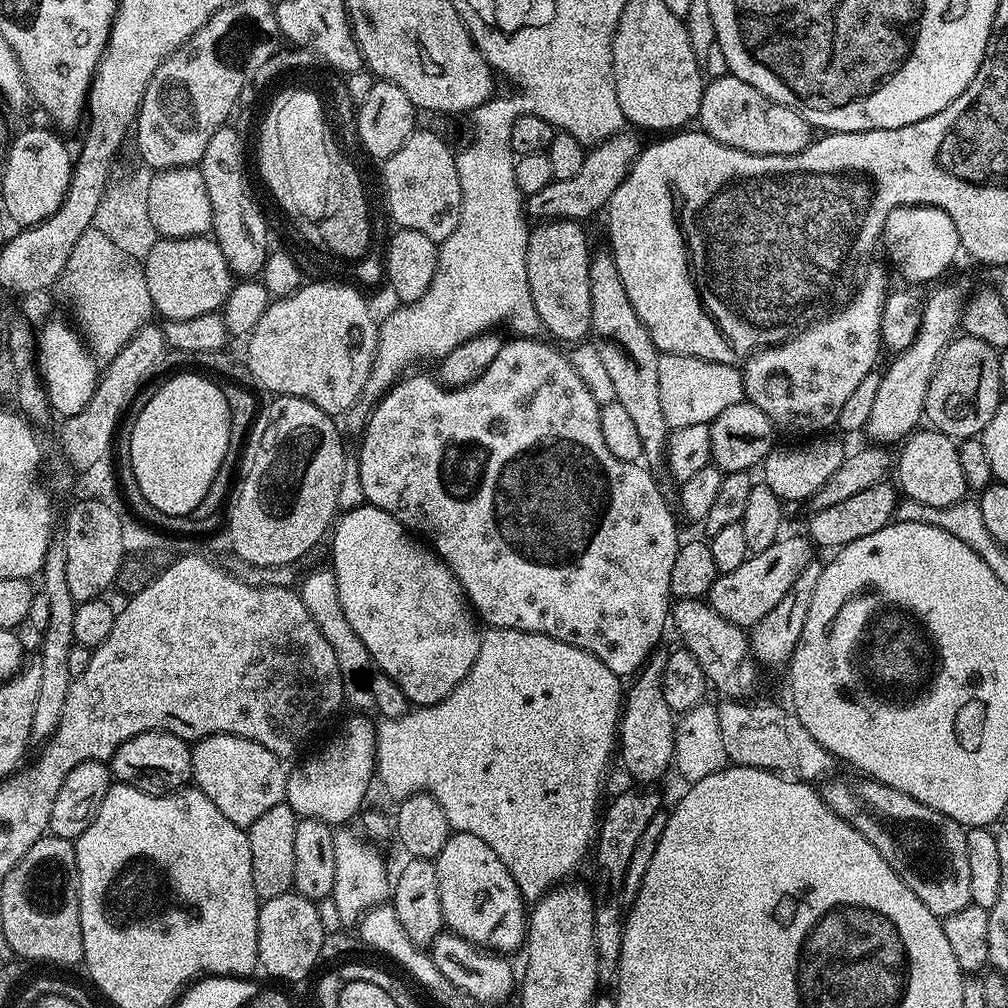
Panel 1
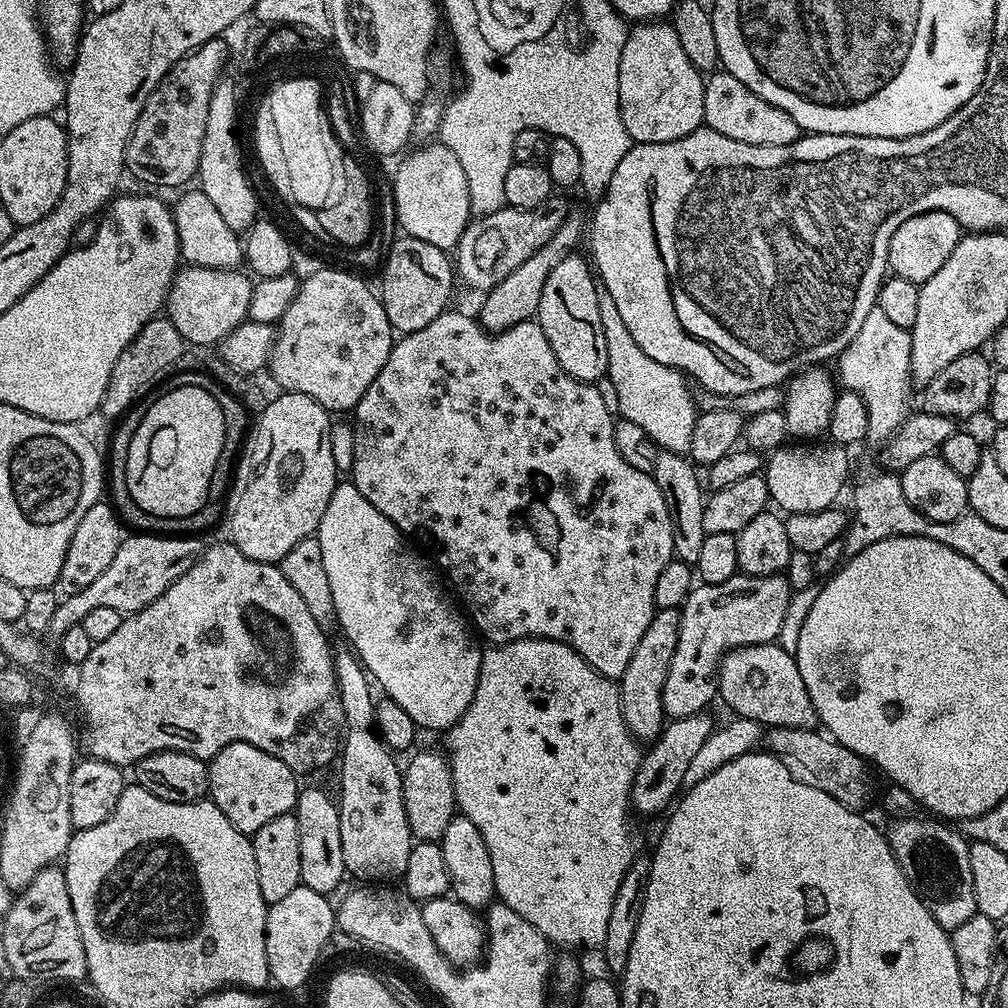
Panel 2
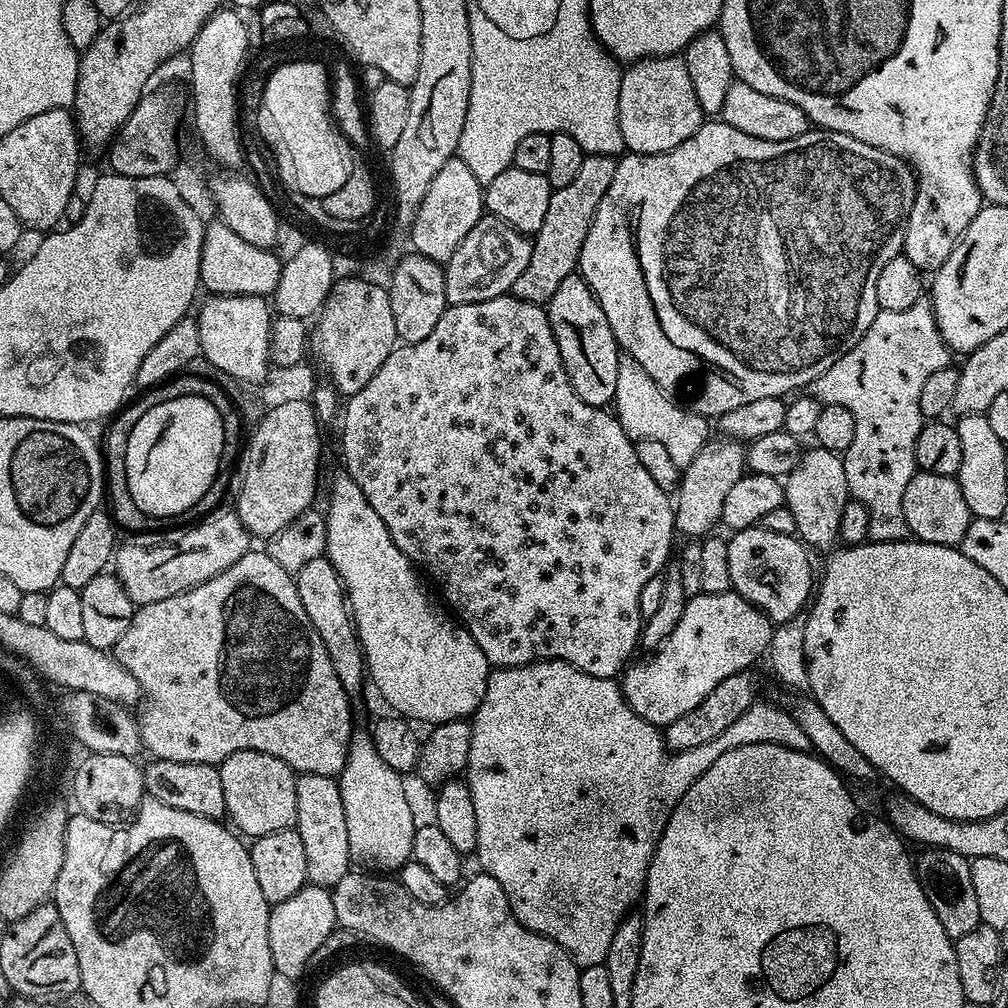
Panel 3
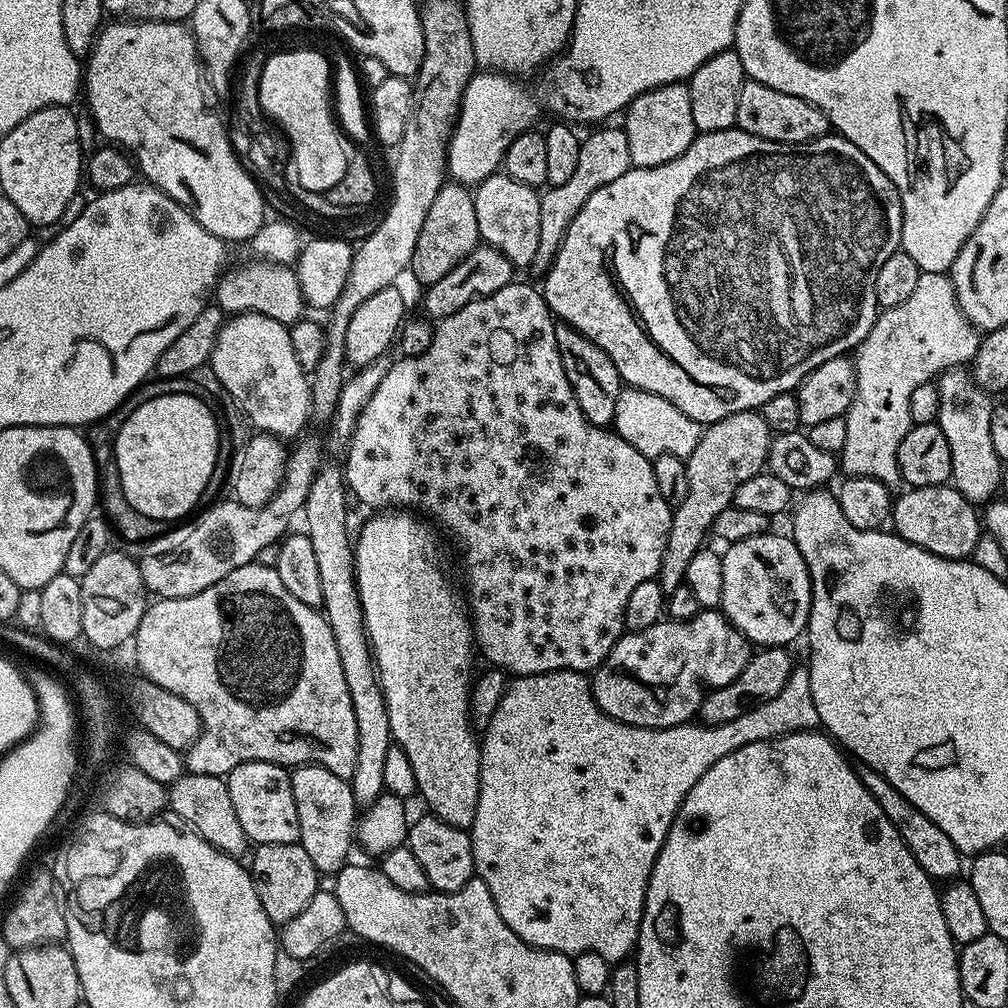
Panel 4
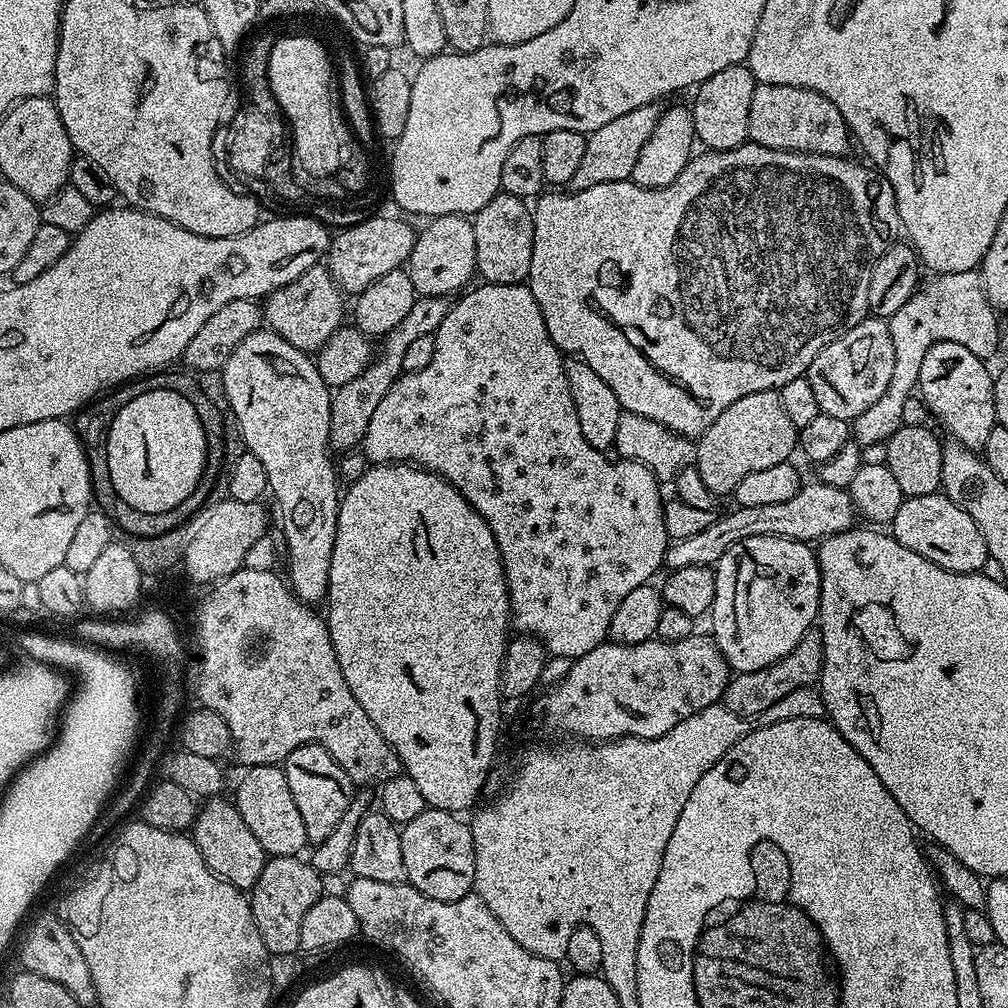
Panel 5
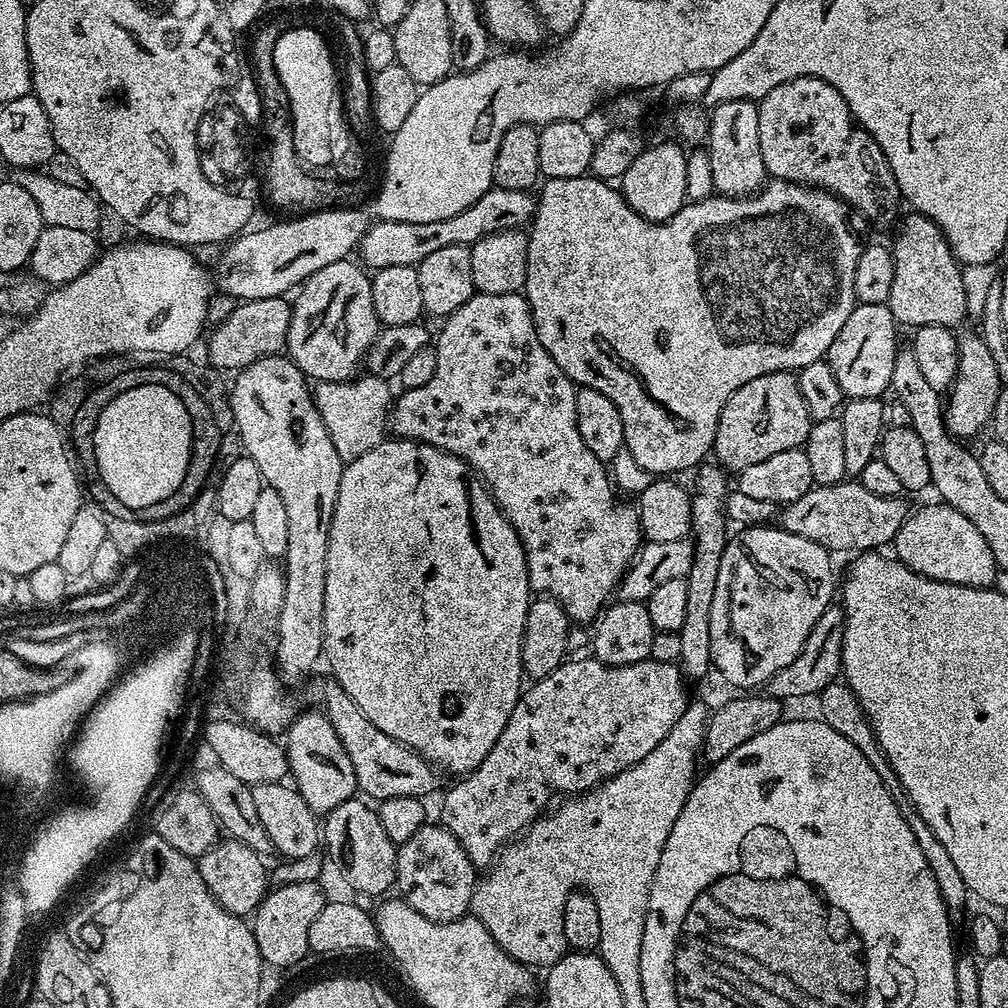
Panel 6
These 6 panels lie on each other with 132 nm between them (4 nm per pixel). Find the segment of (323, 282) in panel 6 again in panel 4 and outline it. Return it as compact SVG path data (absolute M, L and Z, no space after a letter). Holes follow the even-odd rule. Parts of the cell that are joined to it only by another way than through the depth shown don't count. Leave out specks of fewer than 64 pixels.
M267 262L256 263L260 264L248 264L237 272L229 271L216 286L214 303L225 314L253 312L266 318L274 318L274 322L289 326L295 324L306 312L304 295L298 286L295 267Z

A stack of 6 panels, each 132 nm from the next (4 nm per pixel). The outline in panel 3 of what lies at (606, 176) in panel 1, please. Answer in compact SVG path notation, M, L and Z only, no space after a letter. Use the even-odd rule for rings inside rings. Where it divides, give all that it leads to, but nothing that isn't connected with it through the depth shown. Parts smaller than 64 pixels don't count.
M485 214L479 222L462 238L458 250L454 250L448 263L443 265L446 282L446 298L449 304L469 304L486 302L511 293L518 274L526 270L532 253L532 240L518 229L508 225L499 217Z

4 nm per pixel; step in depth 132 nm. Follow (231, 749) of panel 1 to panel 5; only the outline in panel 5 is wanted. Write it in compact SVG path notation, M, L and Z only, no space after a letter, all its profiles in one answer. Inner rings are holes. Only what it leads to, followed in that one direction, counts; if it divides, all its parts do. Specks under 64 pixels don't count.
M257 764L249 767L236 788L234 803L238 814L250 826L254 838L258 838L262 850L269 857L300 856L303 848L309 847L306 826L302 814L294 803L294 794L290 794L290 782L286 782L283 767L275 764Z

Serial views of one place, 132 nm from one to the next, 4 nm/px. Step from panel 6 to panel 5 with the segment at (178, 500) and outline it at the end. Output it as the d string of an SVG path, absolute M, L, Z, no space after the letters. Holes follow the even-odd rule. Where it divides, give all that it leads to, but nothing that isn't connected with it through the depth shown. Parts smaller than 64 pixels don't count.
M157 370L151 374L145 374L127 384L121 384L119 388L113 388L107 394L101 395L92 401L91 404L84 405L74 416L74 427L76 436L80 439L80 445L84 447L84 457L88 460L88 469L92 479L92 498L95 507L108 515L113 525L117 529L121 528L124 536L137 536L138 538L156 538L159 535L166 534L174 530L180 524L185 524L191 519L193 513L199 511L206 501L213 495L212 487L216 484L216 475L224 464L224 412L217 406L215 399L206 393L200 392L195 396L198 384L187 371L172 372L176 370ZM188 376L189 377L188 377ZM192 378L192 380L191 380ZM152 388L175 388L176 391L189 398L194 397L196 413L202 422L202 430L206 434L206 446L208 447L208 465L204 468L204 473L200 479L199 486L186 498L186 502L174 510L166 510L158 514L146 514L142 510L134 510L118 498L118 490L114 490L114 482L110 482L110 466L106 458L106 438L110 430L110 422L122 410L130 398L138 398L138 394L146 394Z

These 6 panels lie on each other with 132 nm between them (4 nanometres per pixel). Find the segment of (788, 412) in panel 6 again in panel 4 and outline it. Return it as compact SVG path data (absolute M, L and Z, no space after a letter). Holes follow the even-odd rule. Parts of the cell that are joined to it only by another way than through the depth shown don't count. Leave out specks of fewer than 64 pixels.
M756 410L730 414L703 429L694 452L686 459L690 490L686 490L685 501L672 513L672 525L658 577L663 592L677 592L681 588L686 566L690 566L690 558L705 547L707 540L704 539L709 539L714 518L718 518L722 510L733 507L732 499L742 482L765 471L773 435L766 418Z

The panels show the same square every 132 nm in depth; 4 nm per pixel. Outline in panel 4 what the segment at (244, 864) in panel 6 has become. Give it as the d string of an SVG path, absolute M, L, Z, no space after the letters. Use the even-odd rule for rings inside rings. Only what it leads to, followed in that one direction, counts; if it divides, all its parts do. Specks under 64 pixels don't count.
M185 771L168 788L168 808L177 816L173 816L177 821L194 829L198 835L206 838L206 842L210 842L210 846L222 849L227 856L240 858L244 851L249 851L250 841L246 830L242 830L242 825L238 823L234 805L230 803L230 790L225 777Z

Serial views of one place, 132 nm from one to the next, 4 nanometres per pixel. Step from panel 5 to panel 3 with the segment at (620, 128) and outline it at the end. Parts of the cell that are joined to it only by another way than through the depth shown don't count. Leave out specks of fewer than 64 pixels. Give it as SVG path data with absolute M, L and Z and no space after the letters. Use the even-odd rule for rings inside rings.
M585 155L577 176L566 186L553 191L541 229L532 240L530 262L526 270L518 274L518 282L514 282L511 295L526 302L547 305L559 284L577 271L582 242L586 242L586 234L590 234L590 222L598 210L598 202L602 202L602 194L606 194L610 187L615 169L616 160L611 156Z

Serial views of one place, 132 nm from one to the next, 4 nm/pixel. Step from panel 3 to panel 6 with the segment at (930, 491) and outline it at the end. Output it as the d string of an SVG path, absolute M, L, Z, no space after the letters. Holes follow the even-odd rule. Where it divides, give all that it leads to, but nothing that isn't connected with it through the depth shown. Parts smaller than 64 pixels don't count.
M943 502L928 504L925 508L913 511L904 519L904 525L898 530L894 541L895 559L901 560L910 570L919 576L934 578L938 582L950 582L958 586L971 588L991 588L995 582L997 566L986 538L978 534L974 522L966 514L958 514Z

